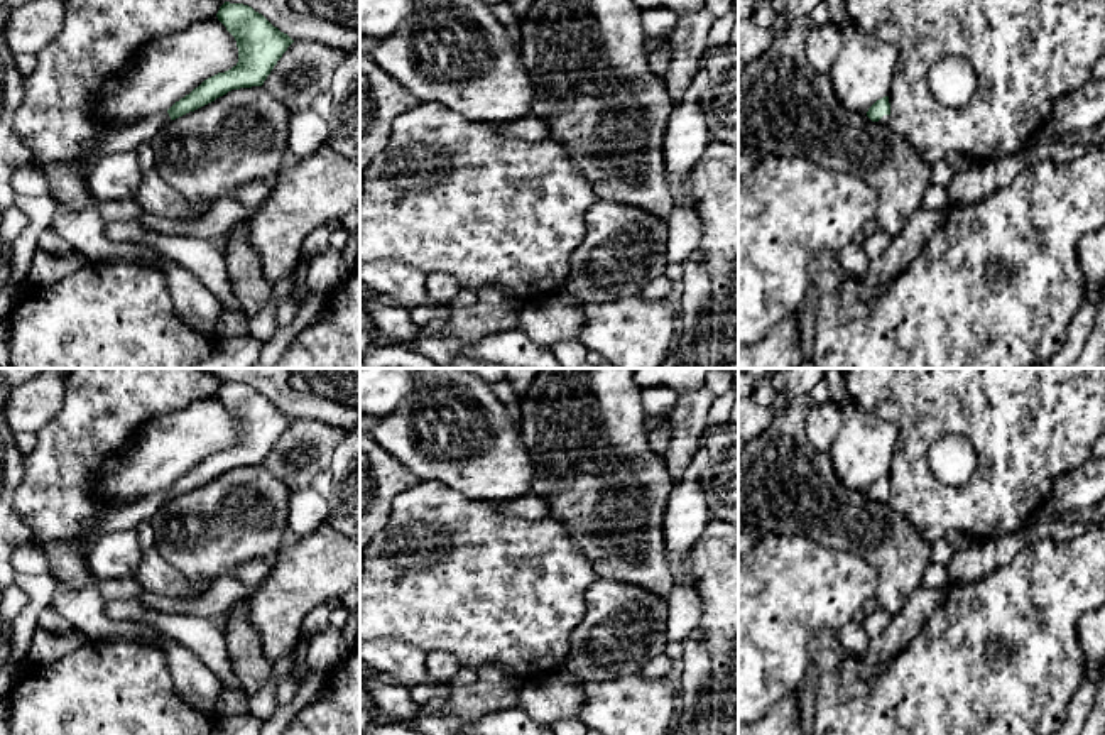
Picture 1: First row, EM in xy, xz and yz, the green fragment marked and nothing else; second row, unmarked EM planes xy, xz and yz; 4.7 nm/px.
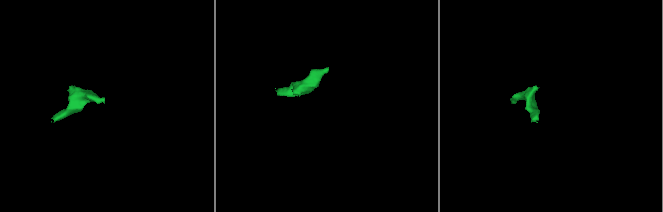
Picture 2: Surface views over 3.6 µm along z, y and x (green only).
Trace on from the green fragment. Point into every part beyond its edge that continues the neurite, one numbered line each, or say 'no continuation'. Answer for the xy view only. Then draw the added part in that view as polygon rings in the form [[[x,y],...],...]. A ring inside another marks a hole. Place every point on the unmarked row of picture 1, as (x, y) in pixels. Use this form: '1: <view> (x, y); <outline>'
1: xy (125, 517); [[[167,490],[154,495],[145,495],[132,504],[110,509],[95,525],[90,534],[90,542],[95,544],[103,534],[132,531],[140,522],[150,520],[152,515],[167,502],[171,495]]]

